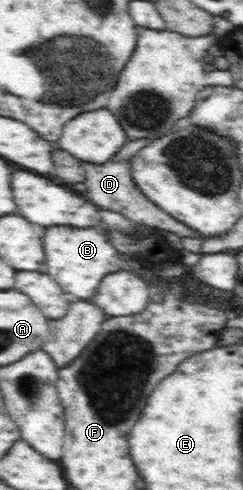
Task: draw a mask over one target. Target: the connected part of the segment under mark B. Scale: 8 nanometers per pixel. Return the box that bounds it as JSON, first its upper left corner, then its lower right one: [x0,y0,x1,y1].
[39,227,132,300]

